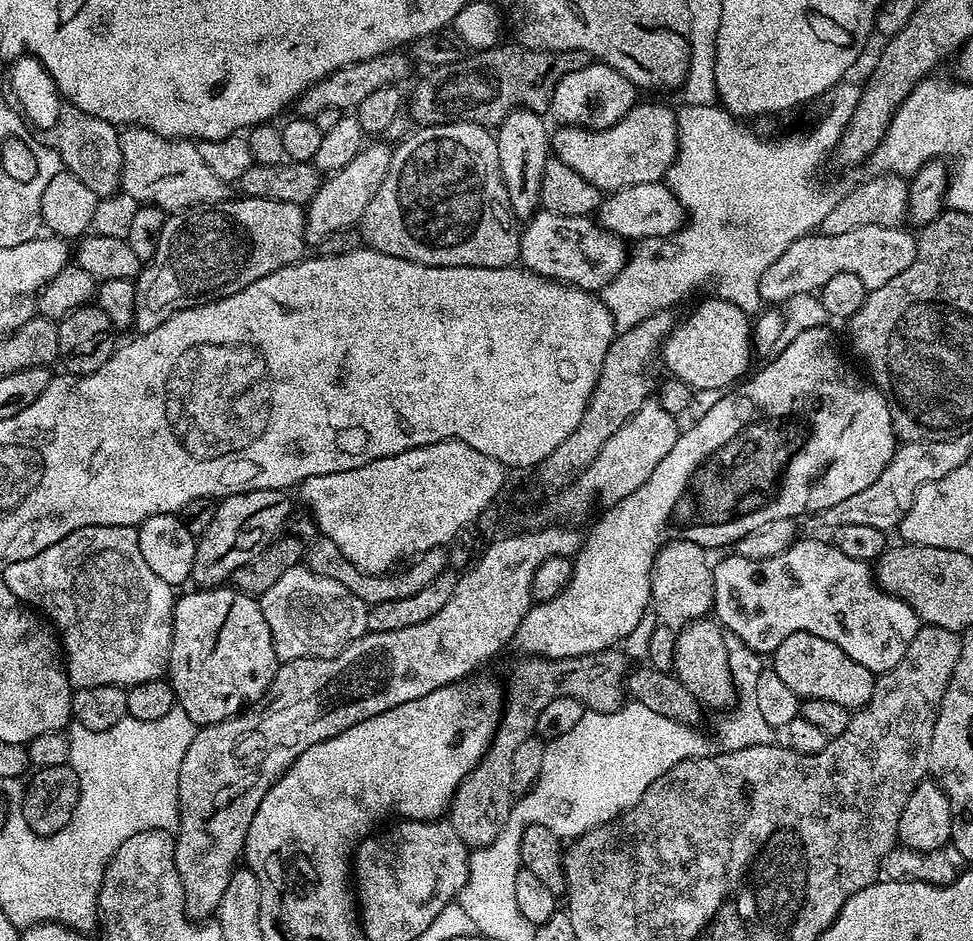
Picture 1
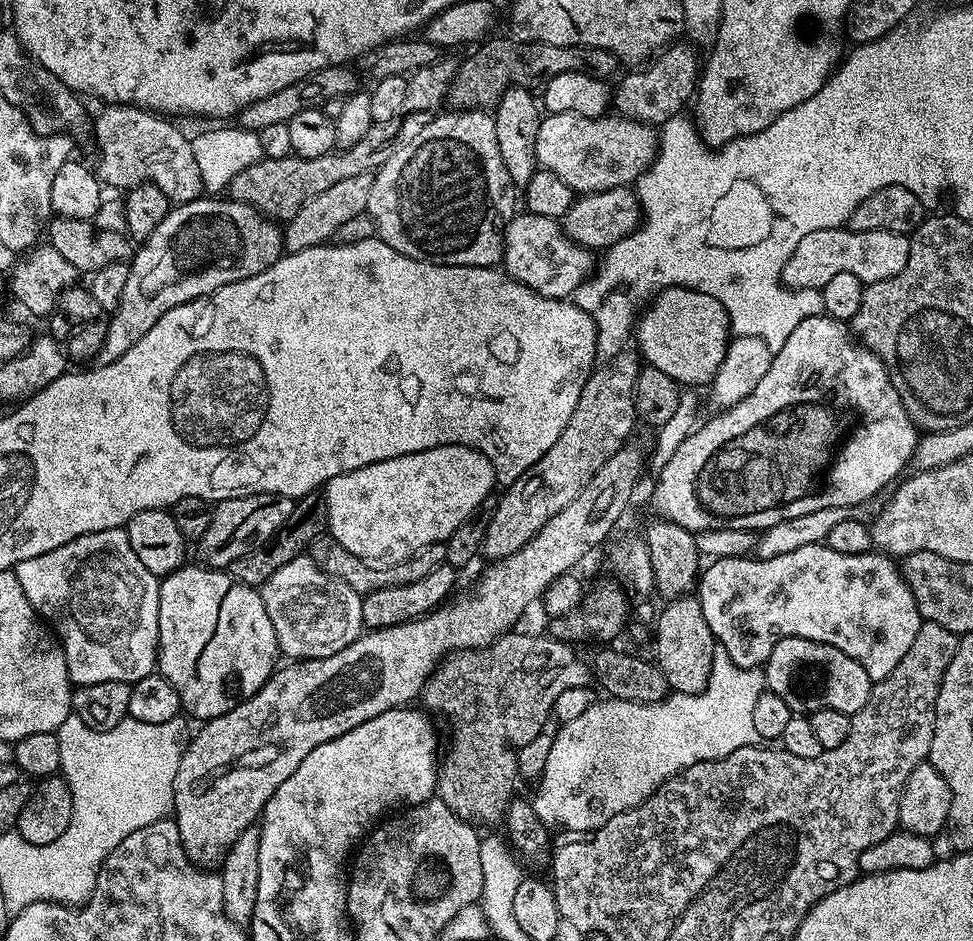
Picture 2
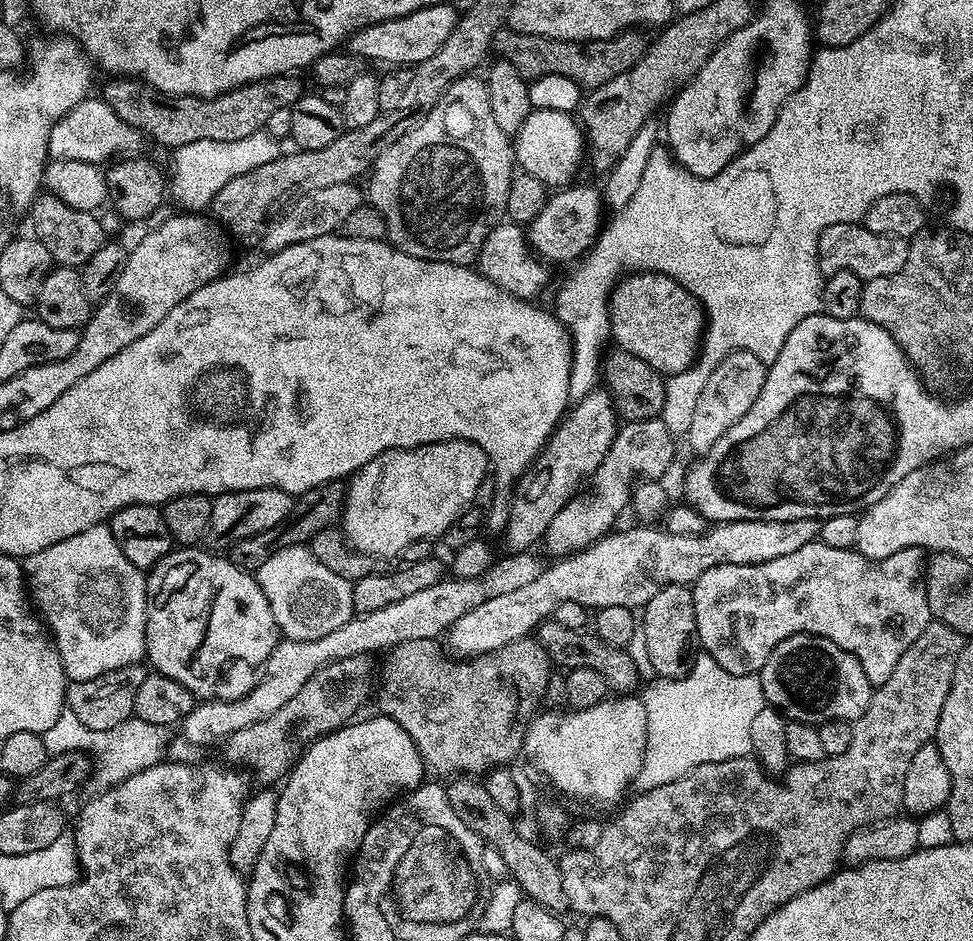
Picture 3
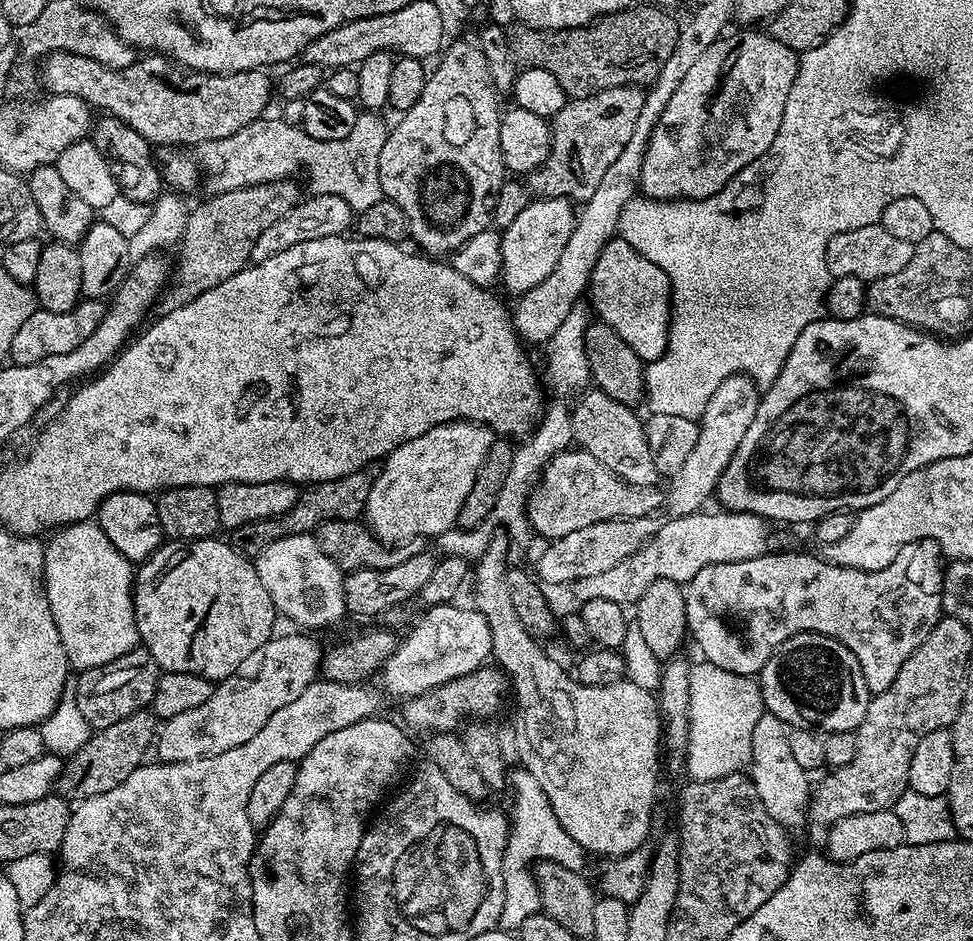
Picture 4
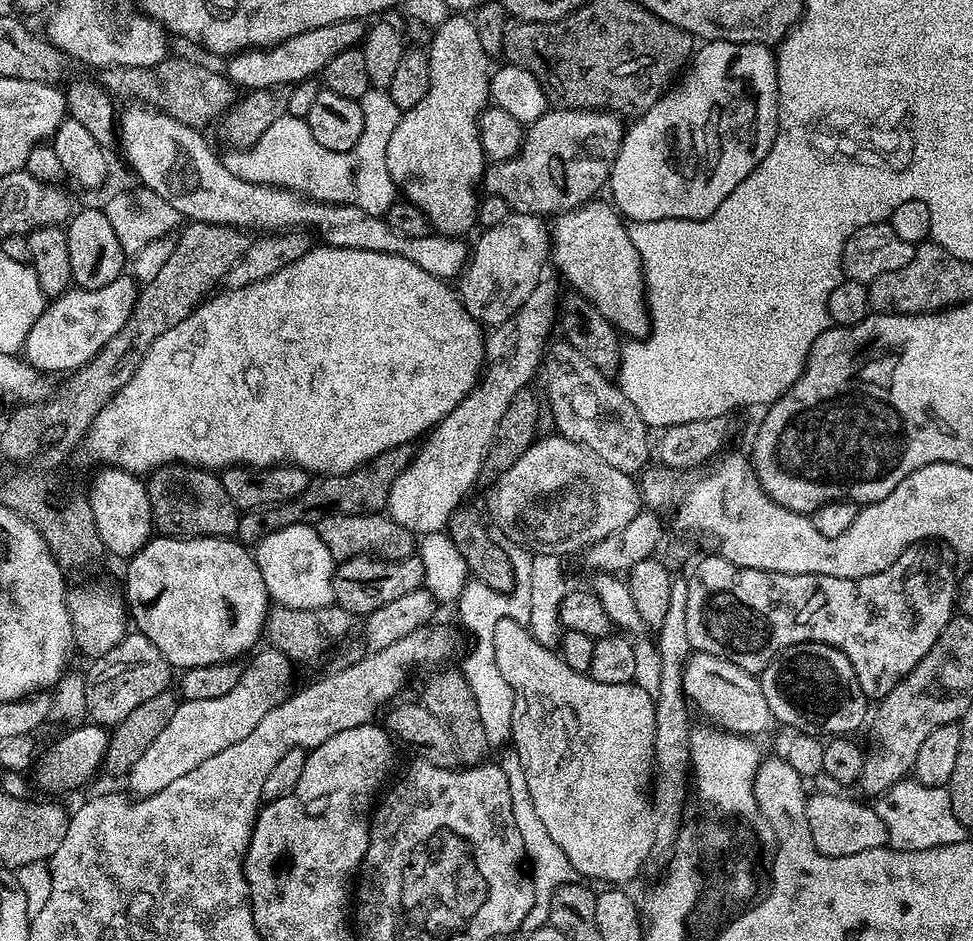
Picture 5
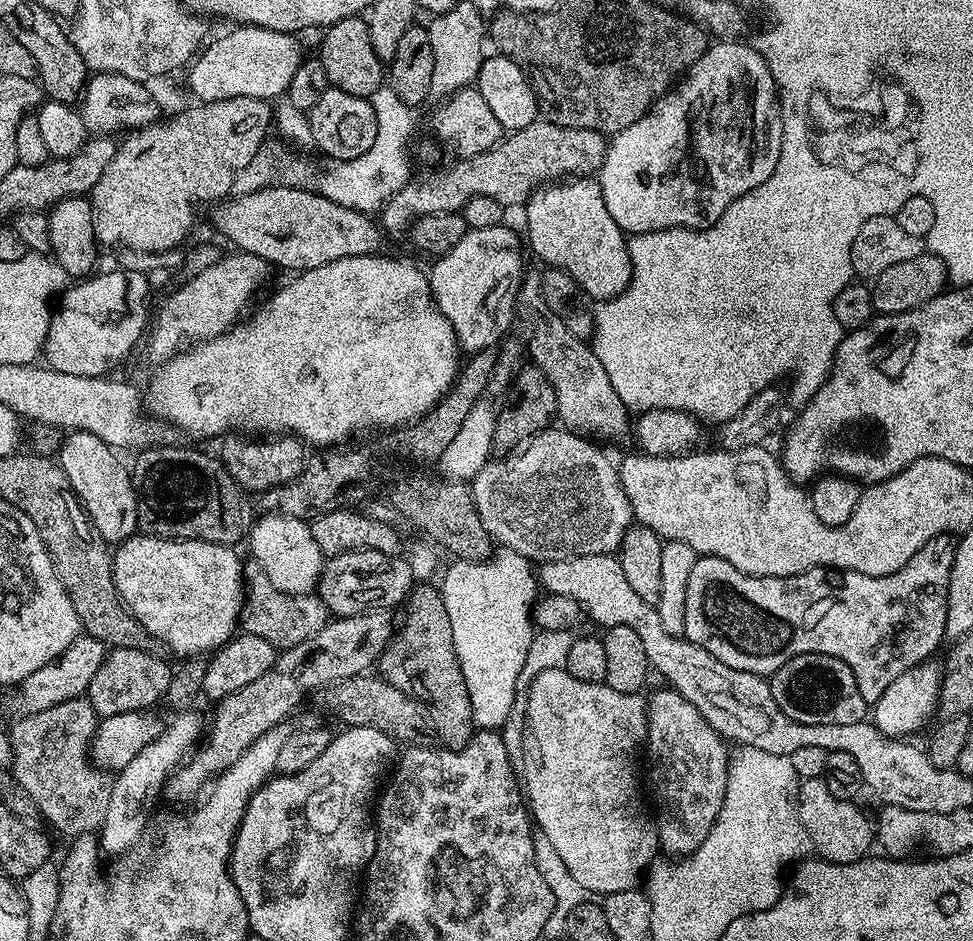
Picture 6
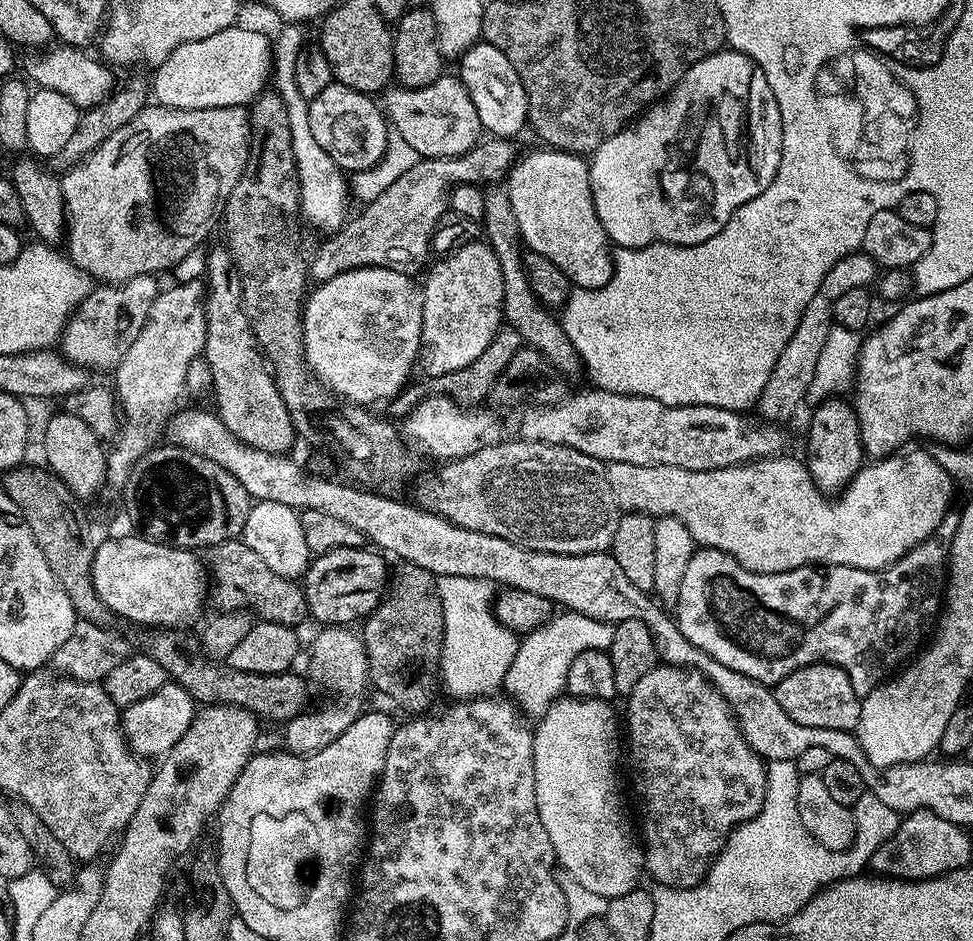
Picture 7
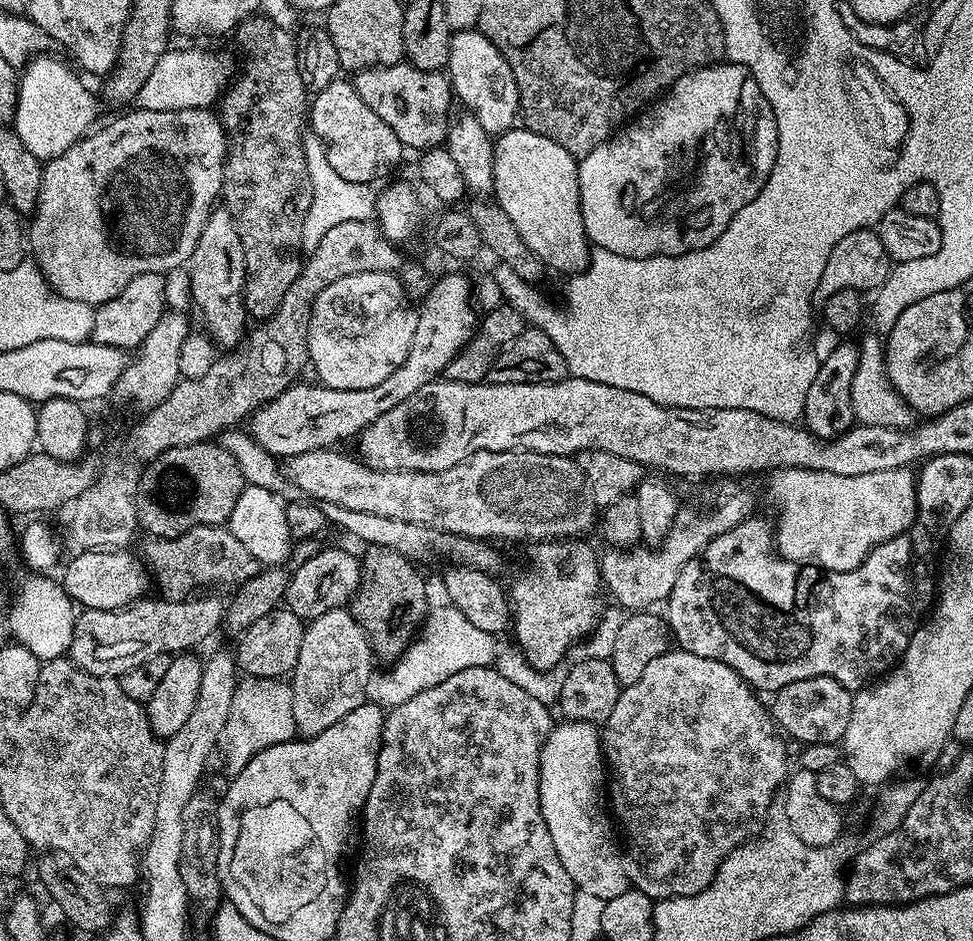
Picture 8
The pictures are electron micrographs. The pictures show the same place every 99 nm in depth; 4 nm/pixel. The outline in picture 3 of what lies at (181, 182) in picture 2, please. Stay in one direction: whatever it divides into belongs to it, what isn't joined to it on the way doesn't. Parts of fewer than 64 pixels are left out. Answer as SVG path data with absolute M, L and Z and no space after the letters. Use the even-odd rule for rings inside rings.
M89 98L71 108L52 128L48 159L90 162L104 166L117 158L139 153L140 140L142 141L142 133L122 118L118 118L118 114L114 114L112 107L103 98Z

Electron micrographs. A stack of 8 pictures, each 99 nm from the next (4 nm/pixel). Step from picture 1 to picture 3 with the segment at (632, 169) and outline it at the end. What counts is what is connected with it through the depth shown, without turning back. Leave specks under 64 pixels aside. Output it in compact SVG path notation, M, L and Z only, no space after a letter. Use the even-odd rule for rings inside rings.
M533 108L519 132L515 133L514 160L519 171L534 174L534 178L548 185L549 189L560 190L571 185L580 163L586 160L586 137L579 119L571 112Z

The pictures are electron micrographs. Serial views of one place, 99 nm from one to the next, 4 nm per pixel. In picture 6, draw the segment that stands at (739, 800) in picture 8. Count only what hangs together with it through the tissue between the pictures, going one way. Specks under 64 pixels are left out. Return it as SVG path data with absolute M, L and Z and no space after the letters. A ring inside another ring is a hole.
M663 686L651 697L647 697L648 706L648 738L646 741L646 760L652 763L652 792L656 795L656 812L654 808L654 827L660 839L661 849L669 857L687 858L698 851L702 842L710 834L714 822L724 805L726 782L728 781L729 749L724 737L717 734L698 714L682 694L675 692L670 686Z

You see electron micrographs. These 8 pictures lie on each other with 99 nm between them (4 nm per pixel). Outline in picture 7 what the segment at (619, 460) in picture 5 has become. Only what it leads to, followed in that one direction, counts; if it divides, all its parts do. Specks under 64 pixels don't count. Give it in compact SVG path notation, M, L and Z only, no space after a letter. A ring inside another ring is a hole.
M492 186L484 193L486 210L482 227L486 242L494 250L502 266L502 286L504 287L504 318L511 327L520 331L521 341L527 347L536 348L552 363L559 372L571 374L580 372L582 365L576 355L570 338L566 338L563 323L551 316L549 309L541 304L540 299L530 290L528 275L524 269L524 253L518 230L518 218L514 218L514 206L510 206L507 191L500 186Z

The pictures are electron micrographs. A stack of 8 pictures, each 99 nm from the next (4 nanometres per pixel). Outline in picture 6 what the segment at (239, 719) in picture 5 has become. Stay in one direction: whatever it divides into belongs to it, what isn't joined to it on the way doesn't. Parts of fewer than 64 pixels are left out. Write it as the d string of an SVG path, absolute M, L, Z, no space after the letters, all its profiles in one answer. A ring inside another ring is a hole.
M180 710L171 721L167 721L160 736L142 750L121 772L115 773L110 794L110 810L98 830L99 849L109 852L112 858L123 857L140 838L148 824L148 815L161 799L165 784L172 779L172 773L187 761L196 751L206 732L206 720L196 710Z

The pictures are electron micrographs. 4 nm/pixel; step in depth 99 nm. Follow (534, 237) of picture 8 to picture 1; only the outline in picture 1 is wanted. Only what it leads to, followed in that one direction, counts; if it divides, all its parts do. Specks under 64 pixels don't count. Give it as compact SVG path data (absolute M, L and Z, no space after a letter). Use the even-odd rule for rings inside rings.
M711 299L702 301L681 324L679 321L673 327L672 333L664 339L662 349L662 364L672 371L669 373L675 379L686 382L689 388L693 390L701 388L704 392L712 392L715 388L720 388L719 390L731 389L749 371L748 363L751 362L752 356L754 357L753 325L750 323L749 313L743 312L738 306L725 300Z

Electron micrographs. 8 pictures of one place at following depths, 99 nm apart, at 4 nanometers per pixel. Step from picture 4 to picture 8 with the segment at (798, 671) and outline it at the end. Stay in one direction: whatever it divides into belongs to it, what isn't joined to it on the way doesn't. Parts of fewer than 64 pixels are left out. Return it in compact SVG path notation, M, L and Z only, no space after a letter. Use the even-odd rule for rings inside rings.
M815 676L814 678L802 678L798 682L790 682L790 686L779 688L770 700L770 715L779 731L785 737L793 736L797 745L817 744L826 742L836 744L843 741L846 734L846 725L850 723L850 710L852 709L853 693L829 676Z

